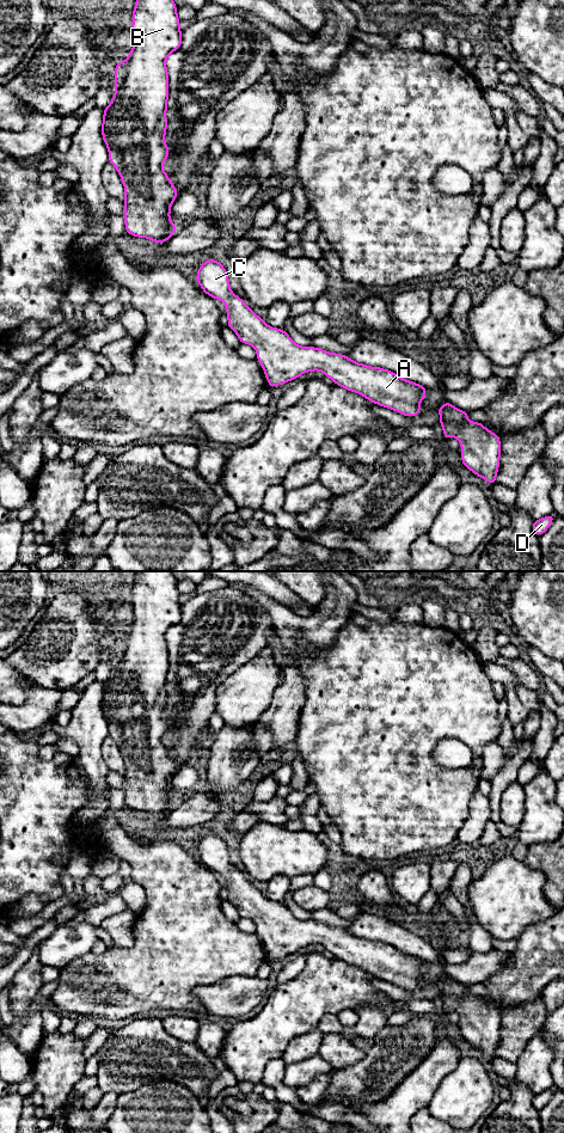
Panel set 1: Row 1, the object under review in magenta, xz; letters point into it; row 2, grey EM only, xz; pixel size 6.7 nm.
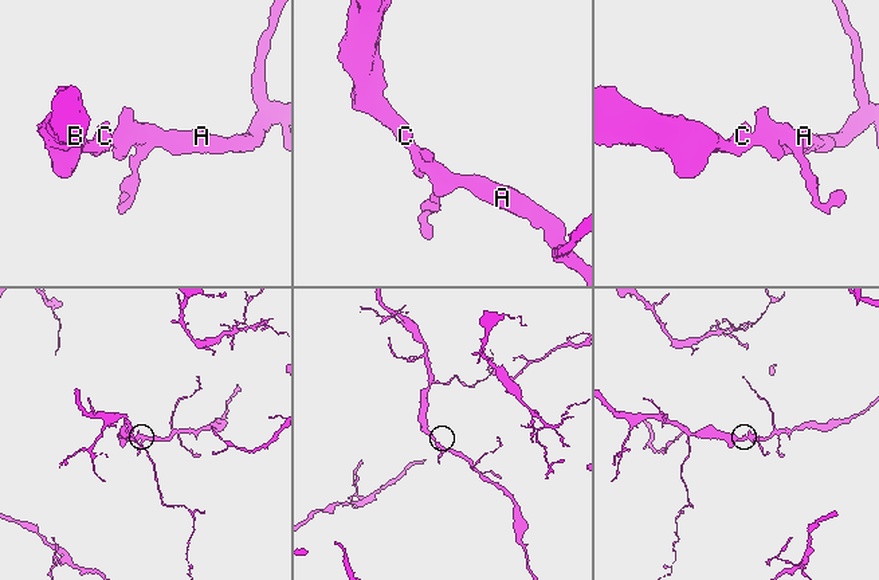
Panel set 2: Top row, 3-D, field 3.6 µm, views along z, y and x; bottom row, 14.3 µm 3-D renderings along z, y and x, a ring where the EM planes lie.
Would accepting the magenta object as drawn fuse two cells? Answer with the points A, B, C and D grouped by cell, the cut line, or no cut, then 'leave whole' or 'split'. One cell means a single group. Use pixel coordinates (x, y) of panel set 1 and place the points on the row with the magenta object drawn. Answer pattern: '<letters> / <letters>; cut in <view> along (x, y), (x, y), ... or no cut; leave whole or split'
A B C D; no cut; leave whole

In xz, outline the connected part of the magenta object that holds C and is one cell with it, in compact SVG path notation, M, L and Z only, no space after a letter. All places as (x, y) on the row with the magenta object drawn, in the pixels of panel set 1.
M207 259L200 265L195 278L206 294L225 302L228 317L227 326L237 333L240 343L250 344L256 349L257 361L263 367L269 387L286 384L307 372L319 370L336 385L362 394L374 404L394 410L406 417L421 414L419 403L424 400L428 387L409 381L388 369L355 362L347 355L329 353L312 345L296 345L282 327L276 329L265 324L263 318L258 317L241 298L237 296L229 288L228 277L229 275L220 261Z

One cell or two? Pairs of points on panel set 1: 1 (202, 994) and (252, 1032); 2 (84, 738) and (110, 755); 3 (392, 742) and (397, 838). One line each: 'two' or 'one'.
1: two
2: two
3: one

